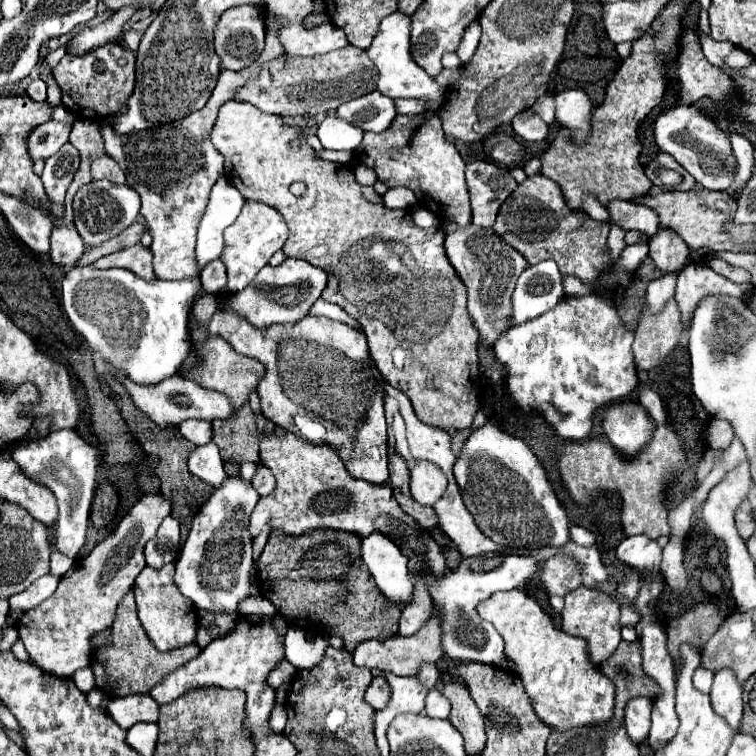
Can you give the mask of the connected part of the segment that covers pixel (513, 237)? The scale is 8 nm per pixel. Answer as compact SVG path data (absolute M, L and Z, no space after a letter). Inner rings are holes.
M541 173L527 177L527 181L507 197L507 201L499 207L493 231L513 249L517 249L529 265L553 259L563 275L577 277L585 285L593 285L611 263L607 249L609 223L599 225L599 221L593 221L583 211L567 209L559 185ZM519 197L535 201L519 201Z

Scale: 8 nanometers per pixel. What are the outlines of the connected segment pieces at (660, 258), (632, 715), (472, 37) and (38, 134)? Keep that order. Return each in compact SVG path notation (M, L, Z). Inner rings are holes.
M659 227L657 233L649 239L649 257L655 261L657 269L673 273L685 267L689 247L681 241L679 233L667 227Z
M633 699L625 707L625 729L635 745L641 745L649 737L651 709L653 709L651 699Z
M475 21L473 25L467 27L467 33L463 35L463 41L457 49L457 55L461 59L461 63L469 63L471 57L475 55L477 51L477 45L479 45L479 39L481 39L481 25Z
M47 121L43 125L37 125L27 135L27 151L33 161L47 159L59 151L63 143L67 143L71 133L71 125L65 125L61 121Z

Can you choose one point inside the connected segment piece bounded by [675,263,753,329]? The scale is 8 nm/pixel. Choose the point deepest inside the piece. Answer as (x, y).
(696, 281)

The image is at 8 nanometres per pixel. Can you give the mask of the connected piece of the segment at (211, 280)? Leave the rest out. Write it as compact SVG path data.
M215 259L203 267L201 285L207 293L219 291L221 287L225 287L225 283L227 283L227 273L225 273L225 265L219 259Z

